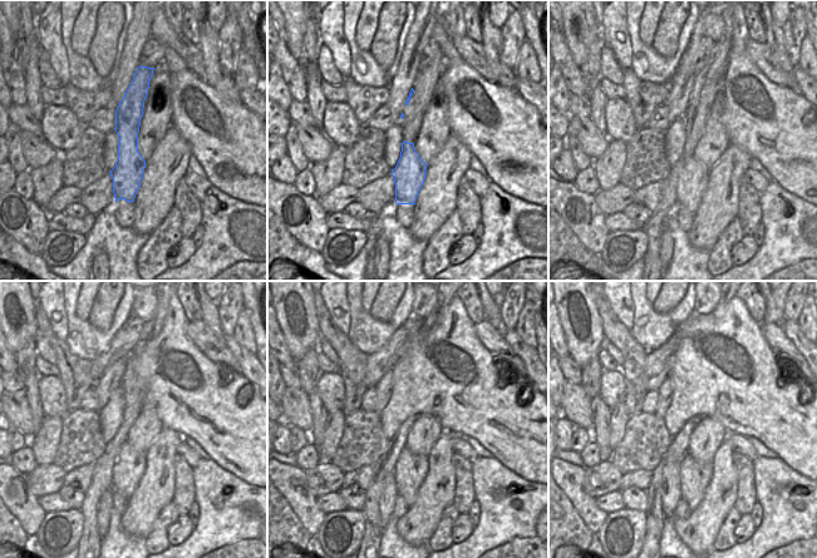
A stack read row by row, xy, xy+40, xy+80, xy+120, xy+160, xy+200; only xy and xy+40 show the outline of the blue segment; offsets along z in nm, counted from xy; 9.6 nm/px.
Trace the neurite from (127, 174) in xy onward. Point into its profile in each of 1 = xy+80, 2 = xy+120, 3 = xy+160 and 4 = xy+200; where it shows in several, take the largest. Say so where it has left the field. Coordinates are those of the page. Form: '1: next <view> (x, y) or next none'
1: next xy+80 (692, 184)
2: next xy+120 (129, 468)
3: next xy+160 (411, 470)
4: next xy+200 (694, 477)

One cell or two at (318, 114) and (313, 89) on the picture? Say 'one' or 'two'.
one

